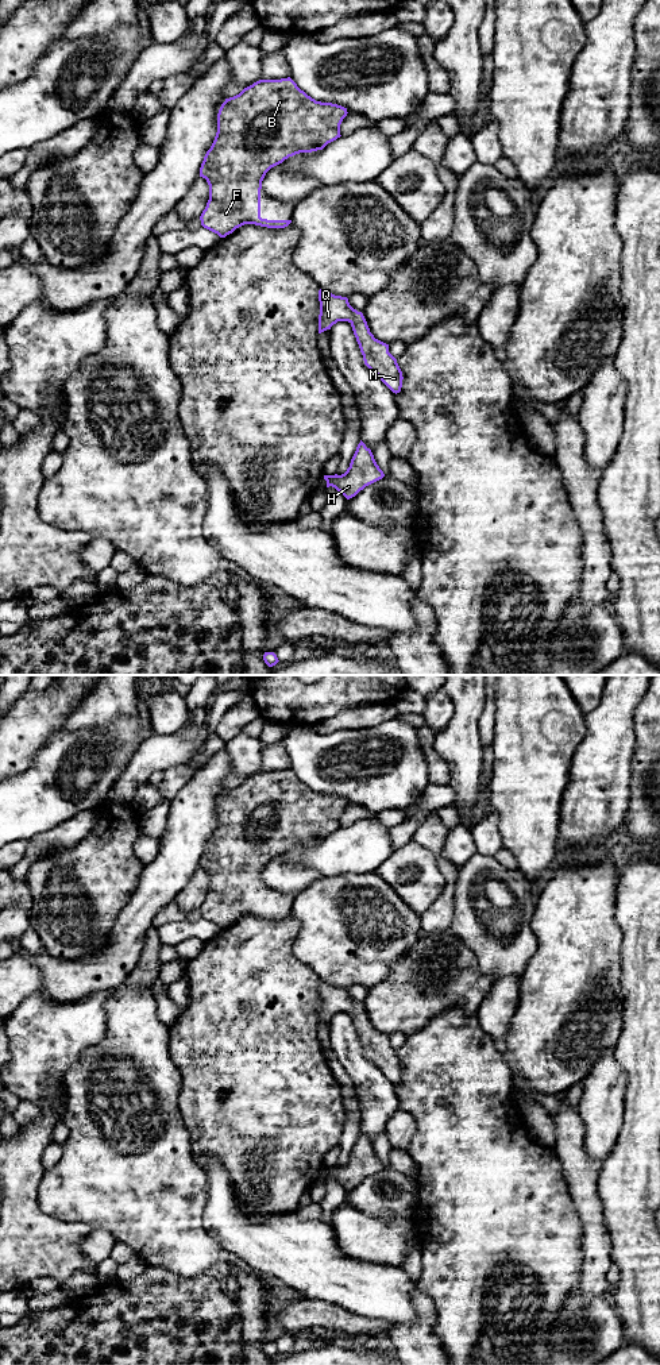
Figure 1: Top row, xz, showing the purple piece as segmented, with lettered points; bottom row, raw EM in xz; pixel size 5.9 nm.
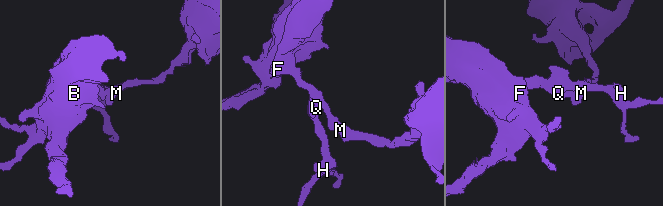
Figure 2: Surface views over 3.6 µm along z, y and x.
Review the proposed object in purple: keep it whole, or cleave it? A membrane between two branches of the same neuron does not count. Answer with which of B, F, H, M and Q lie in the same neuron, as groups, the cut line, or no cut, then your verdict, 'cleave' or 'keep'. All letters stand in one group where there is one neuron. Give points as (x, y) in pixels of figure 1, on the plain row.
groups B F H M Q; cut none; keep

